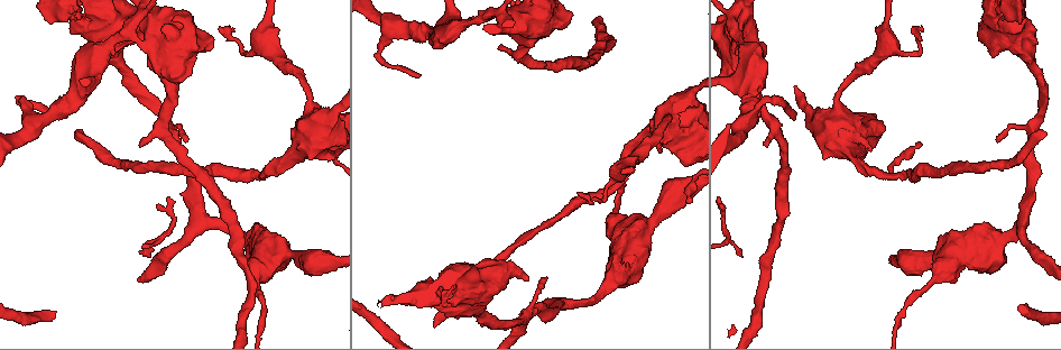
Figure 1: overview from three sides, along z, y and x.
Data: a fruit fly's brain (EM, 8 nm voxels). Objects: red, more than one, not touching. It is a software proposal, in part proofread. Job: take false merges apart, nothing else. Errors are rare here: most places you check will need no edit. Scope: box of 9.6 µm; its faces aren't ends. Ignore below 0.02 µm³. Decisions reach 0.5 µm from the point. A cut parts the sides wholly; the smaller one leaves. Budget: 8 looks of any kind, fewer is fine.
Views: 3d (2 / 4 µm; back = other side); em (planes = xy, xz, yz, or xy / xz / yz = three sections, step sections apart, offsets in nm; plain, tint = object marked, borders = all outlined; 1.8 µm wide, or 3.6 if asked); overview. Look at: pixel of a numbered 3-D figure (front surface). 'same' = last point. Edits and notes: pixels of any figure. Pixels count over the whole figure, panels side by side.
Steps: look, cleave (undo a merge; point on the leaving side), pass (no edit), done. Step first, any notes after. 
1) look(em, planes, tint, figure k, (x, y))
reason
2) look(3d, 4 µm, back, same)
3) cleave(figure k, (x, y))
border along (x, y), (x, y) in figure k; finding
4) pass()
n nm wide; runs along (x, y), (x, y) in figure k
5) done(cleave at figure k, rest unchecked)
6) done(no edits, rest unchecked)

look(em, 3.6 µm, planes, tint, figure 1, (448, 31))
a fork

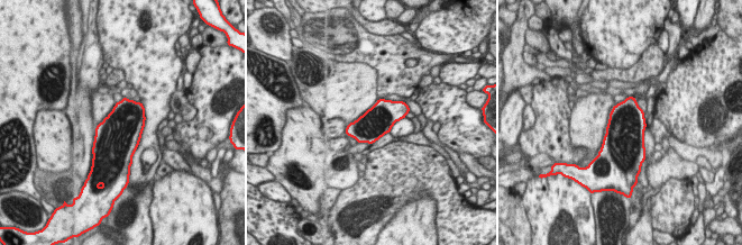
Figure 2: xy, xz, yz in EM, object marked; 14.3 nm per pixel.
pass()
all the same cell

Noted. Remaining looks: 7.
look(3d, 4 µm, figure 1, (145, 15))

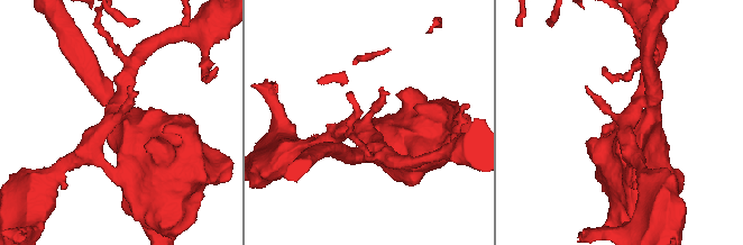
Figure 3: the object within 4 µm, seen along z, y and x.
look(em, 3.6 µm, planes, tint, figure 3, (364, 130))
shape alone is not enough

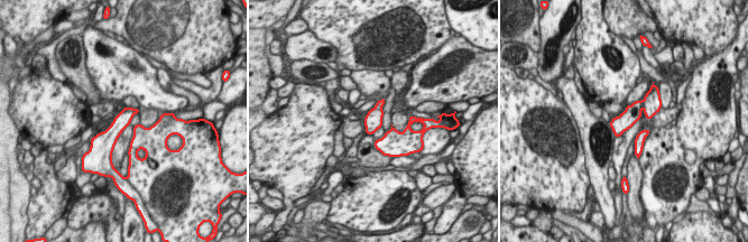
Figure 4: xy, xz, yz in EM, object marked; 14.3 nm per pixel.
cleave(figure 4, (631, 114))
220 nm wide; border along (642, 101), (643, 105) in figure 4; a second cell is stuck on

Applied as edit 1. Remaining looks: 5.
look(3d, 4 µm, figure 1, (832, 137))
abrupt turn

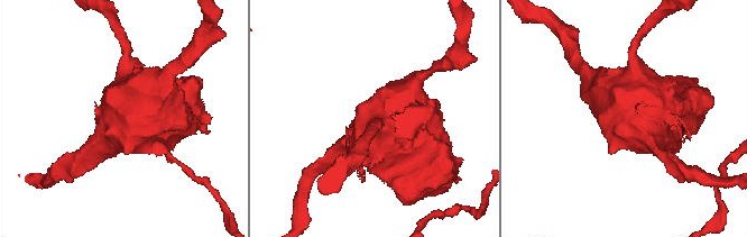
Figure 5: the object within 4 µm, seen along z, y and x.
look(em, 3.6 µm, planes, plain, figure 5, (138, 114))
shape alone is not enough

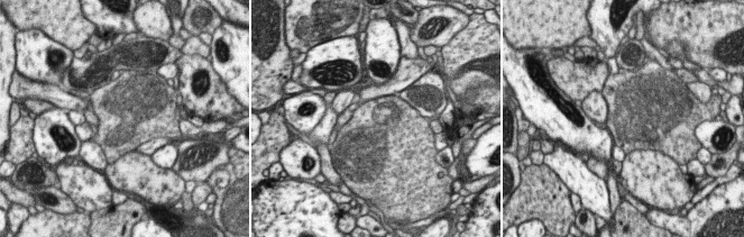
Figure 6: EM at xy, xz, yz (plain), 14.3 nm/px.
look(em, 3.6 µm, planes, tint, same)

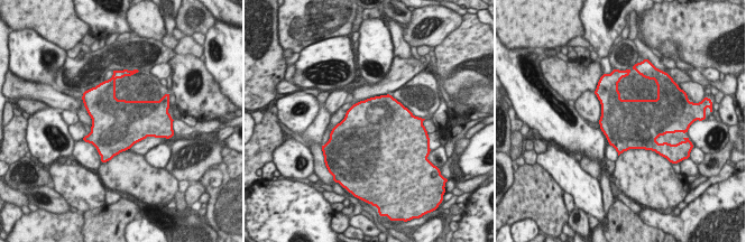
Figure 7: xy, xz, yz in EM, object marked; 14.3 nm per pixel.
pass()
one cell here

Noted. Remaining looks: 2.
done(cleave at figure 4, rest unchecked)

